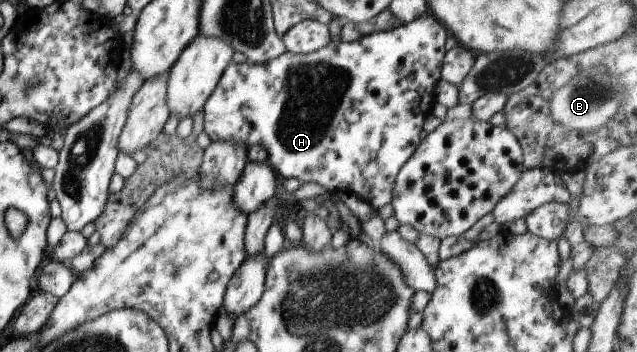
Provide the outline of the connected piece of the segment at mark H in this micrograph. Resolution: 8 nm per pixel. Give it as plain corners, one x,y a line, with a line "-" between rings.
422,16
406,25
401,25
387,32
373,32
355,42
343,42
333,39
327,46
319,50
295,54
285,51
281,56
265,62
265,64
231,62
223,71
221,80
217,83
215,90
207,99
204,106
204,131
209,136
211,142
243,142
247,148
259,144
267,150
267,163
285,179
295,179
299,182
317,183
329,190
332,194
336,192
346,192
355,194
368,202
370,206
378,211
383,206
391,202
392,190
397,180
397,175
401,167
413,156
413,152
421,140
421,131
425,118
432,113
436,102
436,84
440,81
440,70
446,53
445,43
447,42
447,32
445,28
431,16

